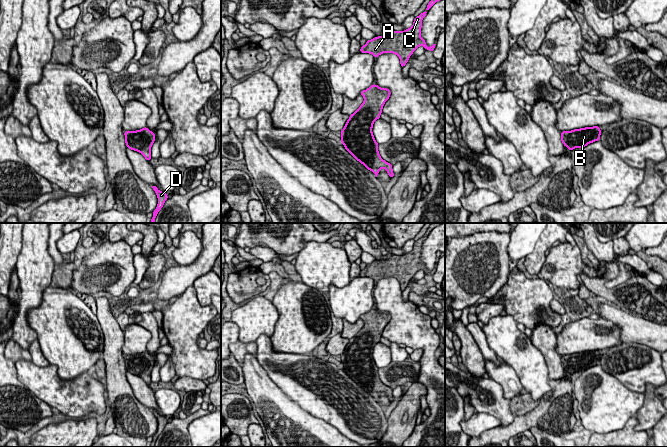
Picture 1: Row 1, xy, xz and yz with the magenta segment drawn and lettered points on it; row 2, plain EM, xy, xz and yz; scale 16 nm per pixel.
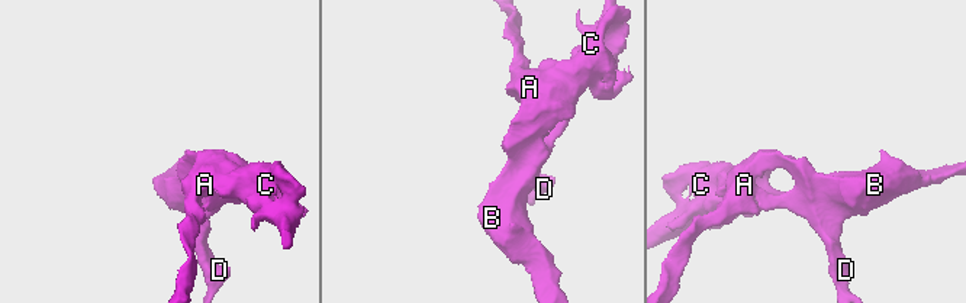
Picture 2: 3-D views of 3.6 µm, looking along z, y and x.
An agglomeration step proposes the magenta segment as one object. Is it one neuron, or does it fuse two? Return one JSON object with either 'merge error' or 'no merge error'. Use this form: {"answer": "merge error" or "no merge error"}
{"answer": "no merge error"}

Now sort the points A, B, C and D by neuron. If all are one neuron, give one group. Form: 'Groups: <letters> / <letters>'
Groups: A B C D

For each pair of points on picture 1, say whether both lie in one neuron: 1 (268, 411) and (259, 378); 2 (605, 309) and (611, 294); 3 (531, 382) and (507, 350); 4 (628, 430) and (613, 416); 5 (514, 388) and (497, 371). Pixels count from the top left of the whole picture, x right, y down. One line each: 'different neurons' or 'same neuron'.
1: same neuron
2: different neurons
3: same neuron
4: different neurons
5: same neuron

